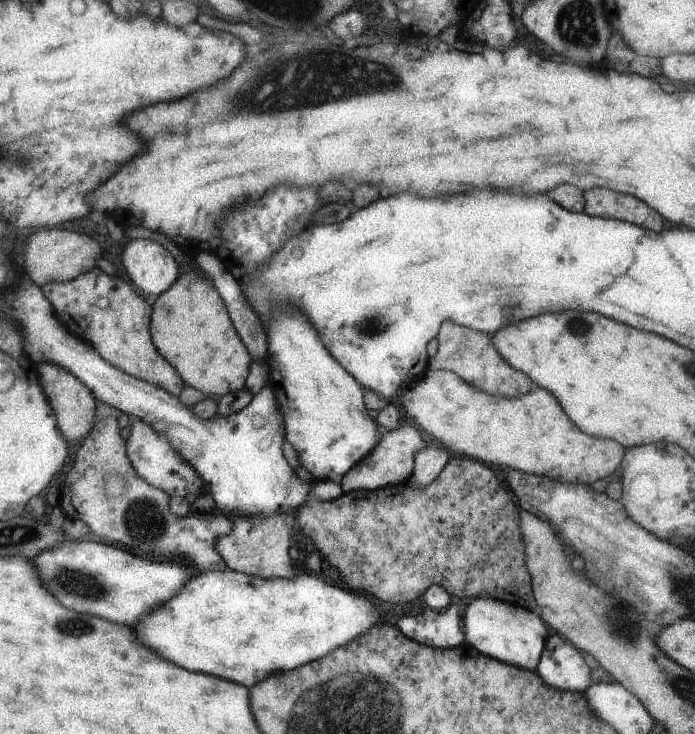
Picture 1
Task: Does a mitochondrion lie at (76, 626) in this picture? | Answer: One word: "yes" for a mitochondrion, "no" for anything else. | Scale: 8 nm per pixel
yes

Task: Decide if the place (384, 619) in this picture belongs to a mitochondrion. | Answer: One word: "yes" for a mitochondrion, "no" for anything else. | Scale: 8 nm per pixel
no

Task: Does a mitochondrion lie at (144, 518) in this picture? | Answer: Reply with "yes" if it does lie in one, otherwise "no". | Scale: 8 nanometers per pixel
yes

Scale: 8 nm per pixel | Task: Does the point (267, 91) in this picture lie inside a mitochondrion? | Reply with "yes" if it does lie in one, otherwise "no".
yes

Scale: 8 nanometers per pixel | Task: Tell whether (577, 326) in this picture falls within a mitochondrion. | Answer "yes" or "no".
yes

